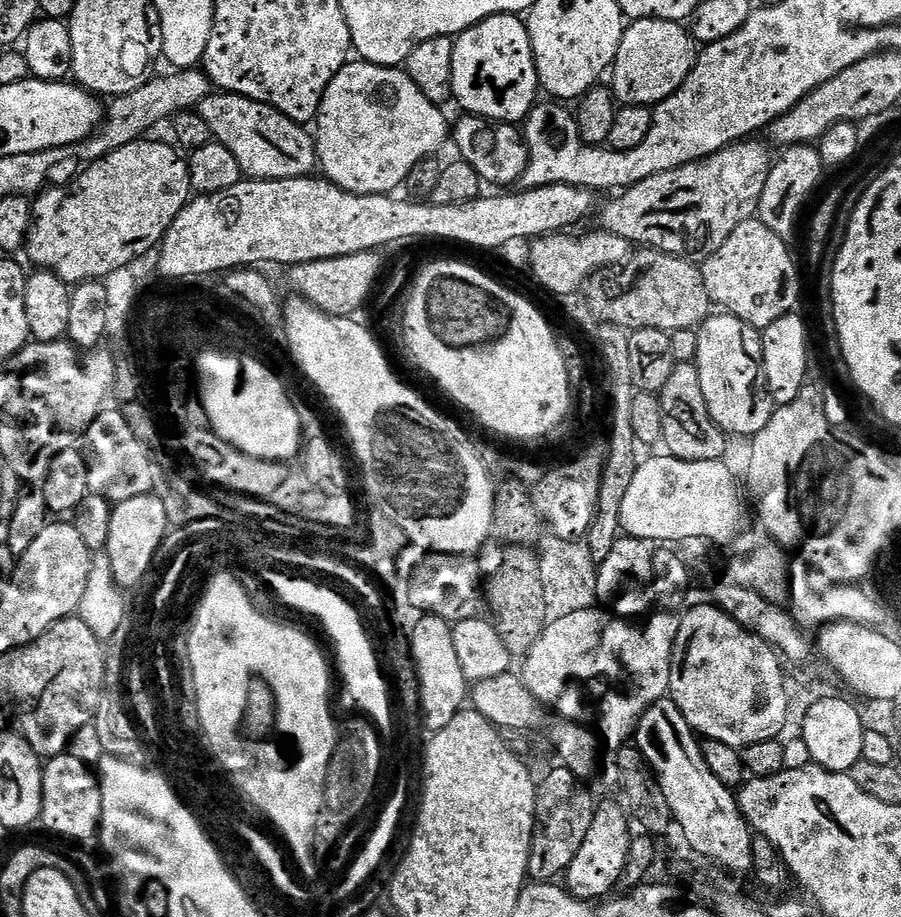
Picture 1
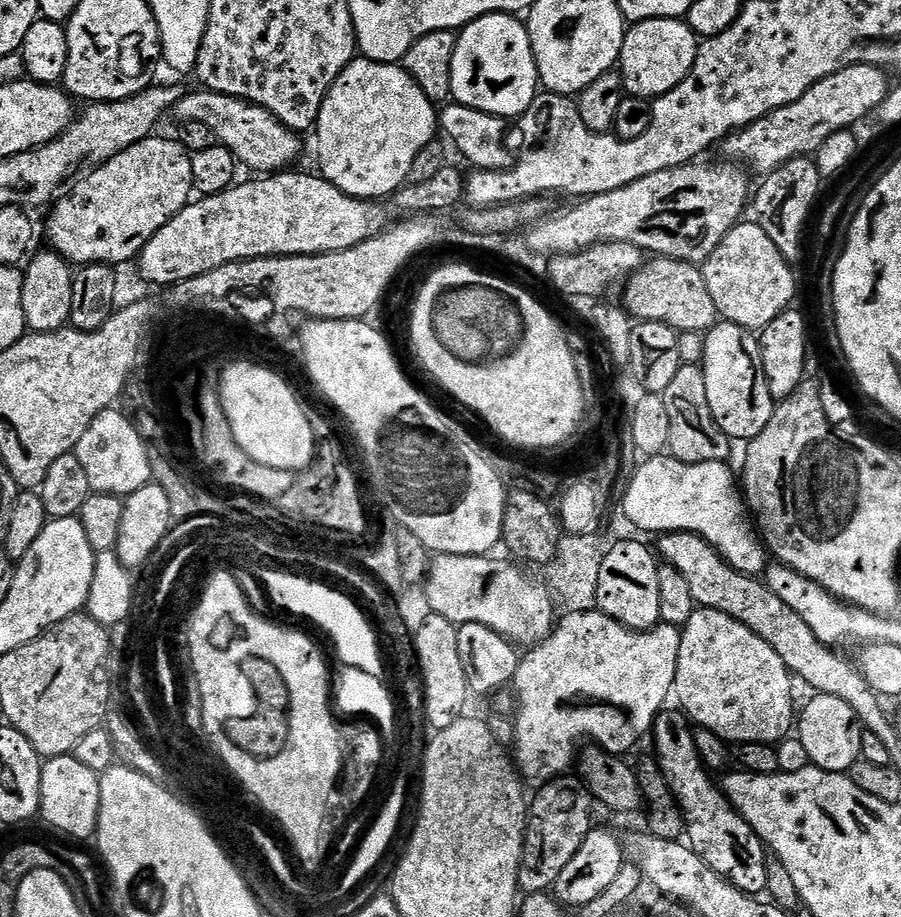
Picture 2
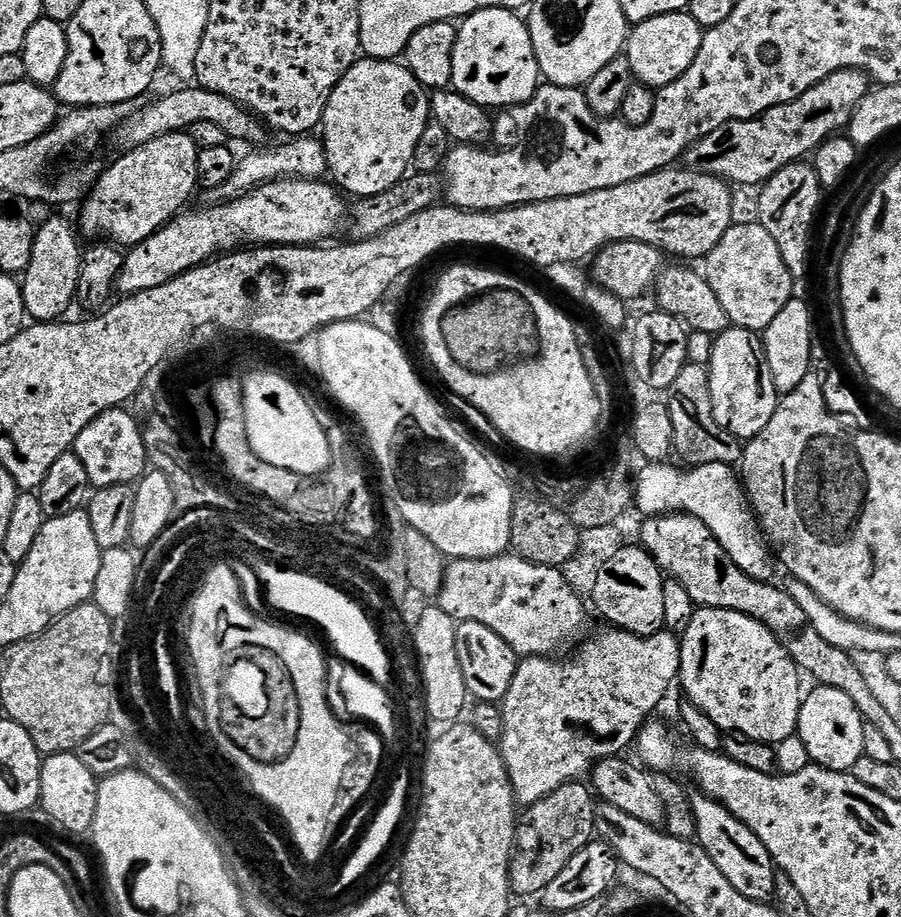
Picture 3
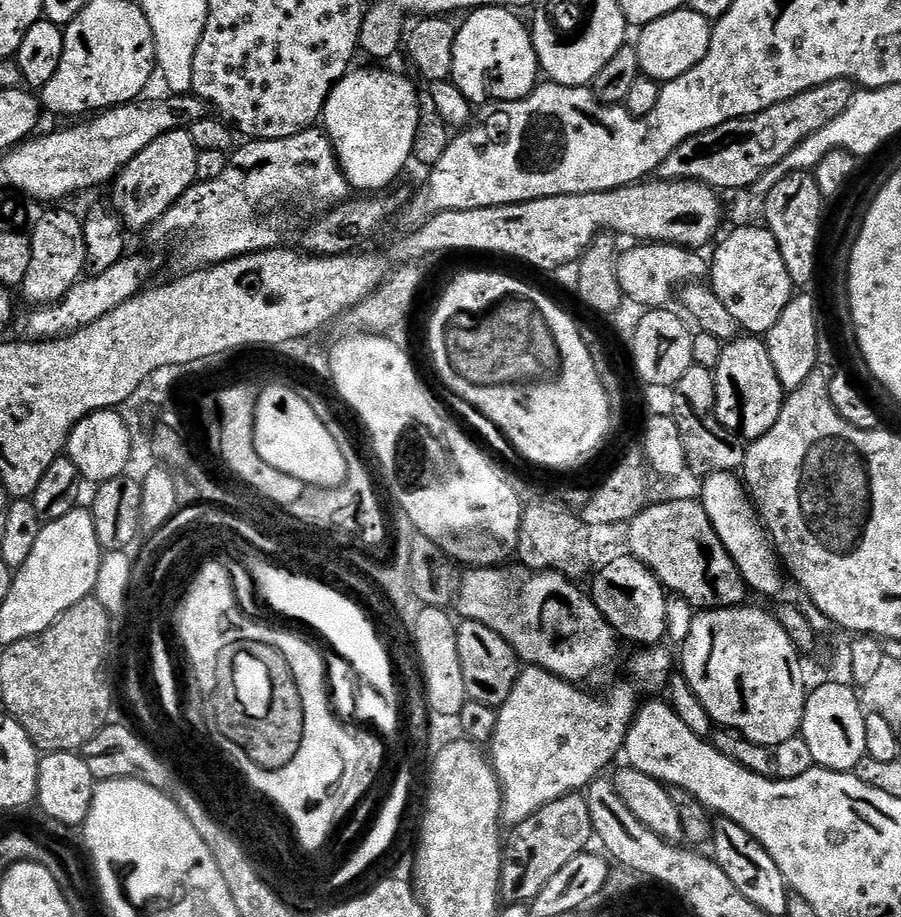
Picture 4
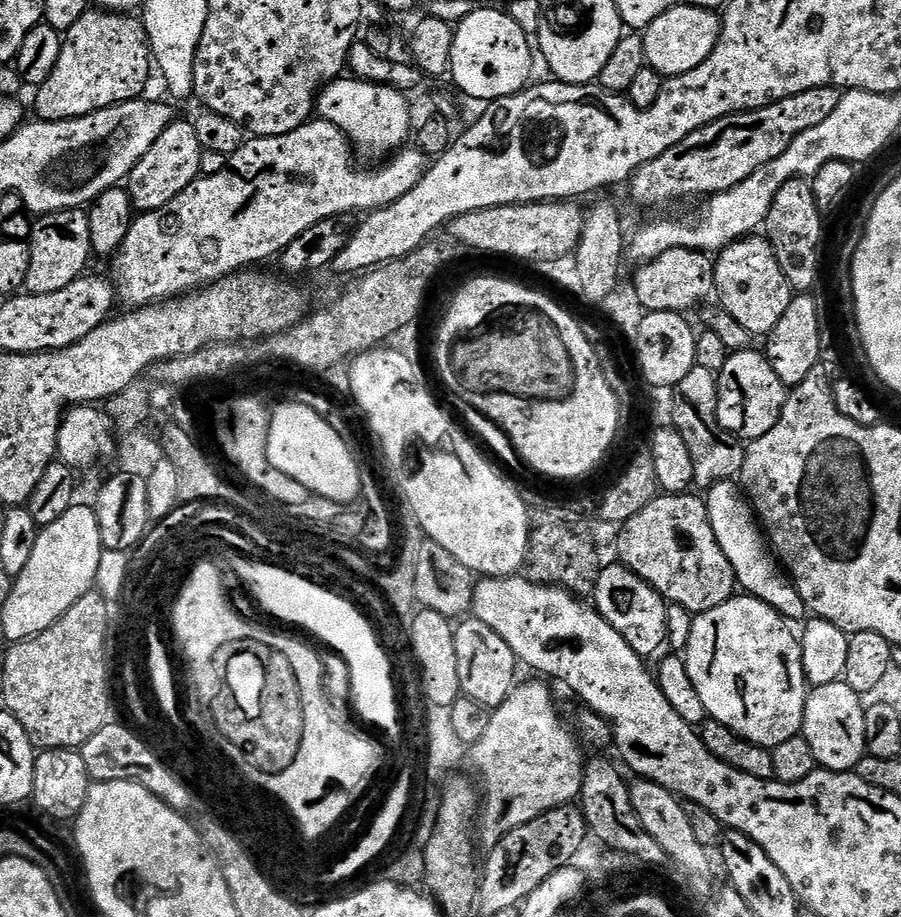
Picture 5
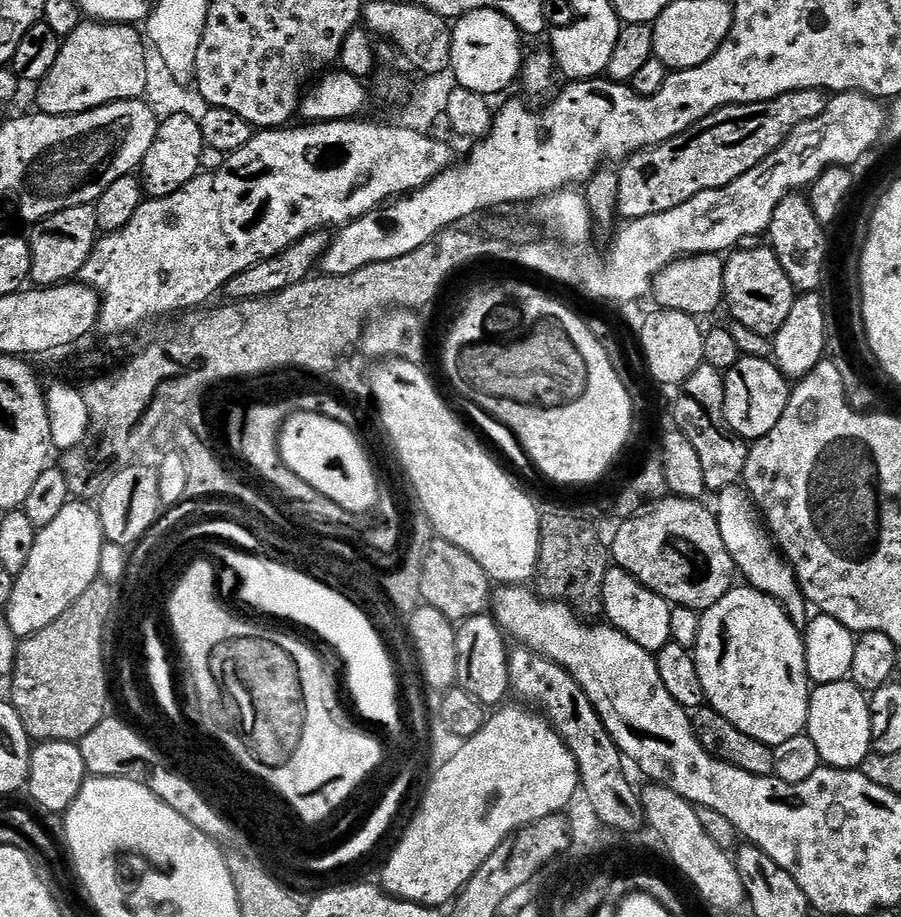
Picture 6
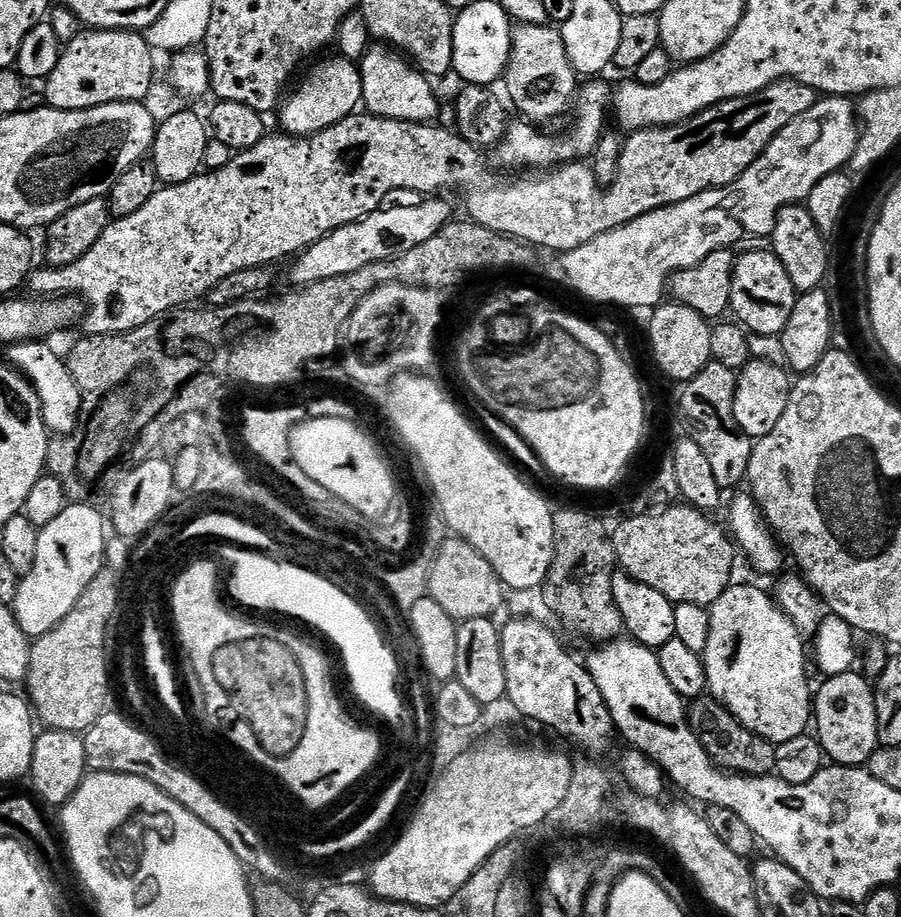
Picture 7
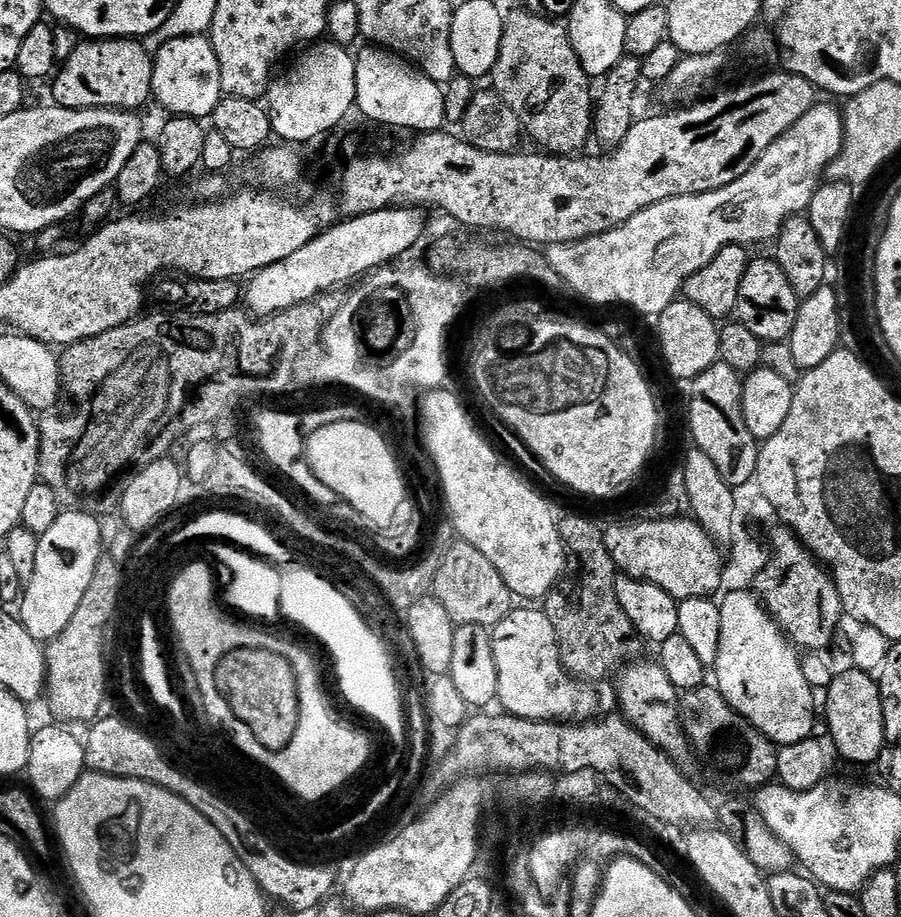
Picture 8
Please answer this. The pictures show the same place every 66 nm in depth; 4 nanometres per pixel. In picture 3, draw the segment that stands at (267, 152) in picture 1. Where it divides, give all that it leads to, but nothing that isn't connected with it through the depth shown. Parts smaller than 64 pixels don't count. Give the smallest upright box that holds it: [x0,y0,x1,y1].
[114,86,266,150]

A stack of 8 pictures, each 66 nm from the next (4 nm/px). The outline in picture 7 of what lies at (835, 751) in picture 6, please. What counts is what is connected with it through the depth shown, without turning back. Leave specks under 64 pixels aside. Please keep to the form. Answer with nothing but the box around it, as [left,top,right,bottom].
[814,670,878,766]

